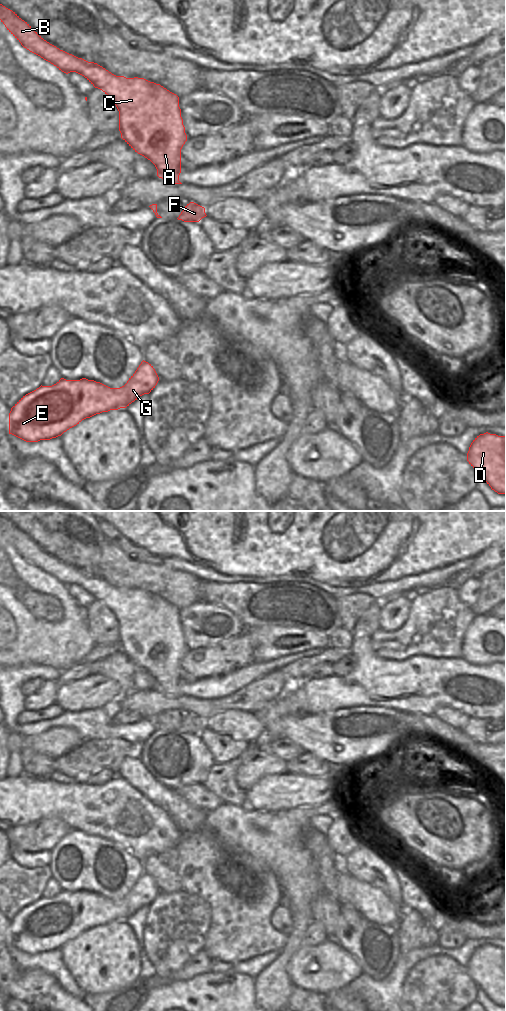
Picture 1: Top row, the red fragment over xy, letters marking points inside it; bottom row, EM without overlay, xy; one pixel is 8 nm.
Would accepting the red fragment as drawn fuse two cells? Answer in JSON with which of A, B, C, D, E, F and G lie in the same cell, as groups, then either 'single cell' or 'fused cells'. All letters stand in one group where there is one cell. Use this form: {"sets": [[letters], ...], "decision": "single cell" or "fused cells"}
{"sets": [["A", "B", "C", "D", "E", "F", "G"]], "decision": "single cell"}

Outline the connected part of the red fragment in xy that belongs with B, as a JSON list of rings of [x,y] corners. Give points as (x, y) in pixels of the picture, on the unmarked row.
[[[0,516],[0,532],[24,560],[50,574],[66,586],[76,584],[84,588],[95,600],[102,602],[115,615],[119,623],[119,643],[121,645],[121,650],[135,664],[144,668],[155,677],[157,688],[159,690],[162,690],[166,694],[182,696],[179,693],[179,687],[181,685],[181,661],[187,653],[187,647],[181,629],[179,609],[176,606],[170,604],[160,596],[150,594],[144,590],[116,588],[97,575],[88,574],[82,570],[78,570],[60,562],[44,552],[27,534],[22,532],[15,524],[6,520],[2,516]]]

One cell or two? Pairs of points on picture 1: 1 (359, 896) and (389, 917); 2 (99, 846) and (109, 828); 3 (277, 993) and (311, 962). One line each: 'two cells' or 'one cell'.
1: one cell
2: two cells
3: two cells

